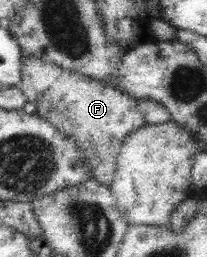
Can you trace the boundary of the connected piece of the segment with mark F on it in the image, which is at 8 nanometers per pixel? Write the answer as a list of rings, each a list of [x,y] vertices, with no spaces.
[[[24,56],[22,58],[21,89],[27,97],[27,101],[35,102],[36,113],[40,118],[62,132],[62,136],[72,138],[76,148],[82,154],[80,164],[86,168],[87,177],[94,178],[100,184],[110,187],[115,178],[117,159],[125,137],[147,125],[145,115],[139,108],[138,99],[129,97],[128,94],[119,89],[104,85],[99,80],[58,67],[54,62],[48,62],[36,58],[36,56]]]

